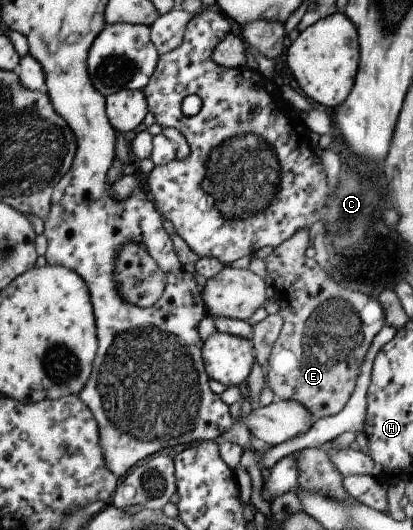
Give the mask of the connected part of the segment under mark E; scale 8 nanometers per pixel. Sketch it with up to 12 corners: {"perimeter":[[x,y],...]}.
{"perimeter":[[313,227],[264,263],[282,326],[274,399],[313,420],[352,395],[380,303],[305,255]]}

